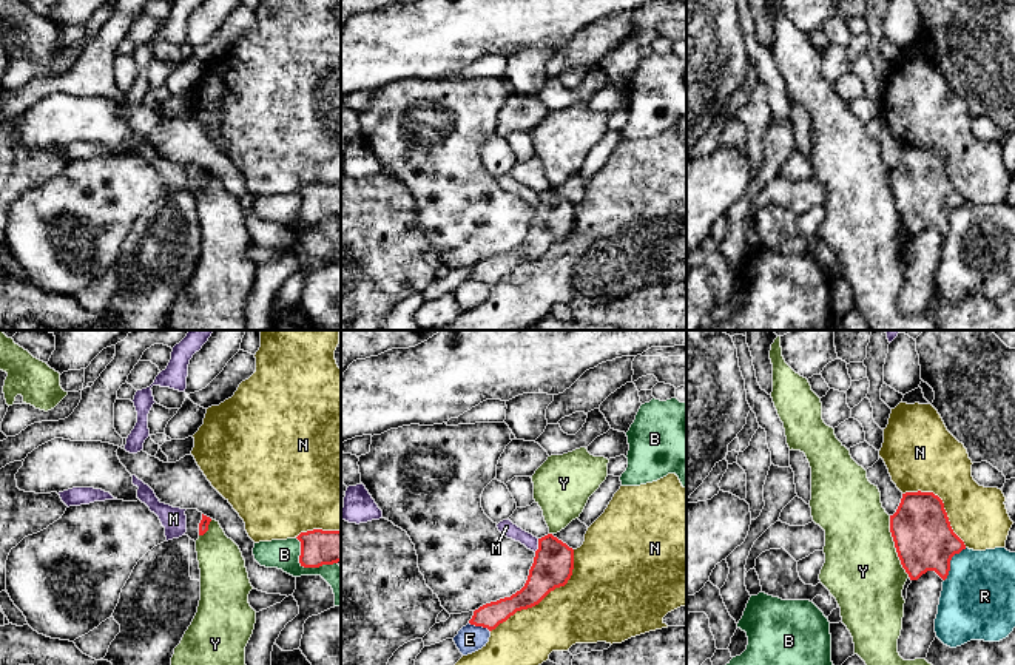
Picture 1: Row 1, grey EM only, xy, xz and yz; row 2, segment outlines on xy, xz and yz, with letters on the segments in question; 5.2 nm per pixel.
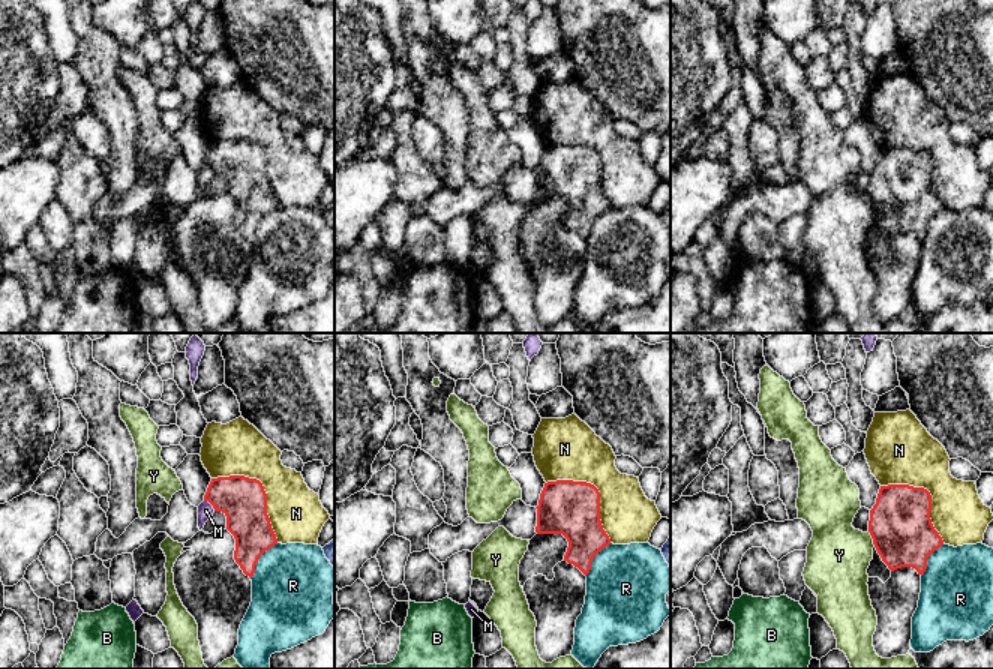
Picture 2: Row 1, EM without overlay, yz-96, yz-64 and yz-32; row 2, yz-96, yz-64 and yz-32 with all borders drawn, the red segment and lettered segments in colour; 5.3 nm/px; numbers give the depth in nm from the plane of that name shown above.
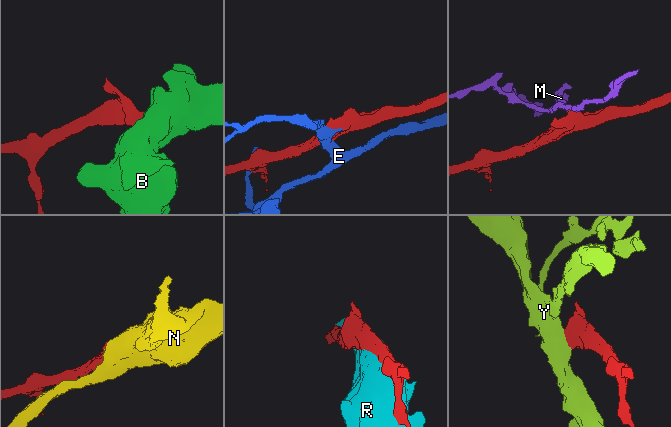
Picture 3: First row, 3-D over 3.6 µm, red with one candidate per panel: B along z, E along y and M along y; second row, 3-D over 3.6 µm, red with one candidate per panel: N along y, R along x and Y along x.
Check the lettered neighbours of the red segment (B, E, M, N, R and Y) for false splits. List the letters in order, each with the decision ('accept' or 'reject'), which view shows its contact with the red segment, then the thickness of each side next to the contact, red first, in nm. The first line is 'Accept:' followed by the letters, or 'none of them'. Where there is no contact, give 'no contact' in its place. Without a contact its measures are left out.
Accept: none of them
B: reject; meets red in xy; 180 nm thick on the red side, 160 nm on the other
E: reject; meets red in xz; 130 nm thick on the red side, 140 nm on the other
M: reject; meets red in xz; 220 nm thick on the red side, 80 nm on the other
N: reject; meets red in xz; 220 nm thick on the red side, 360 nm on the other
R: reject; meets red in yz; 320 nm thick on the red side, 380 nm on the other
Y: reject; meets red in yz; 320 nm thick on the red side, 400 nm on the other

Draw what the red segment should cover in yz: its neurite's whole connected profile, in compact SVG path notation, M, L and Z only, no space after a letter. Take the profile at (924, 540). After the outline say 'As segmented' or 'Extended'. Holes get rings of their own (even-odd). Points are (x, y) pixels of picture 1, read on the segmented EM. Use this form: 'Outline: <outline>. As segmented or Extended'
Outline: M905 492L893 515L890 532L898 557L910 580L935 571L942 580L950 560L966 549L953 532L942 500L933 492Z. As segmented

